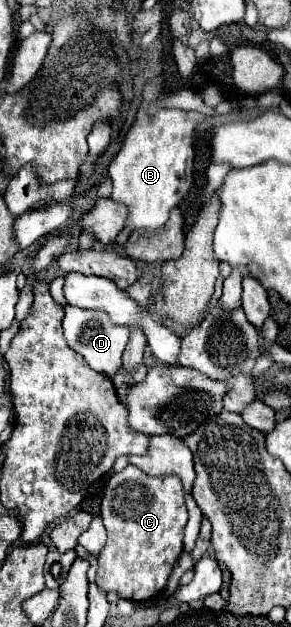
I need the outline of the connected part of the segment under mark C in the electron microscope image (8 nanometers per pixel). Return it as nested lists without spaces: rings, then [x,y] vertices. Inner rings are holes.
[[[128,465],[124,471],[114,473],[104,499],[102,499],[102,519],[108,531],[108,543],[98,555],[98,575],[96,585],[102,591],[116,591],[124,599],[146,601],[158,593],[162,593],[178,555],[182,553],[182,537],[188,521],[188,511],[184,503],[184,489],[176,475],[164,477],[148,477],[138,467]]]

